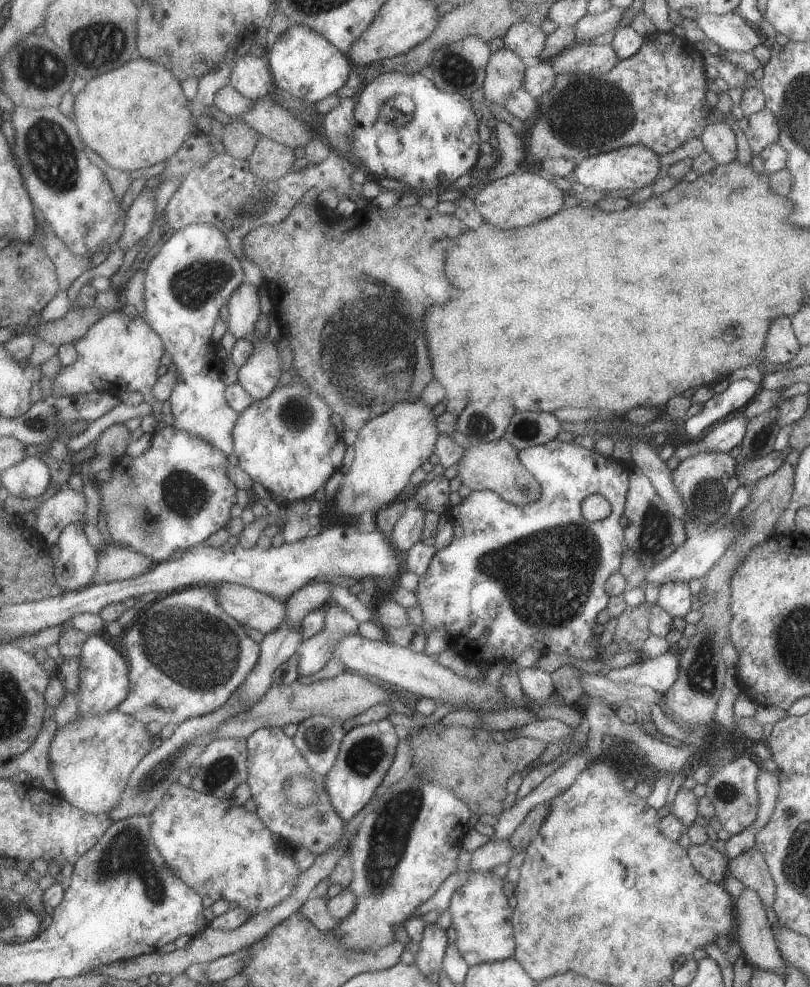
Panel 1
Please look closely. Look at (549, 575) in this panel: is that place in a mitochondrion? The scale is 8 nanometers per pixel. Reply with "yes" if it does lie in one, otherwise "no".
yes

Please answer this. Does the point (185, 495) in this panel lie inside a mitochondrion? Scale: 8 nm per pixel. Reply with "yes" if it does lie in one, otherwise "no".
yes

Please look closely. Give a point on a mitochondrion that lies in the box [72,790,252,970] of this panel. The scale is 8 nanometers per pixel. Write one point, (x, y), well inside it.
(127, 851)

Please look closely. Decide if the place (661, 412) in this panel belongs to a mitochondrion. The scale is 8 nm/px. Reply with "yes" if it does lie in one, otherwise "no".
no

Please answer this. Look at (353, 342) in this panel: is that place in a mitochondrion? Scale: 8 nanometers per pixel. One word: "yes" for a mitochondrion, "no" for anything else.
yes

